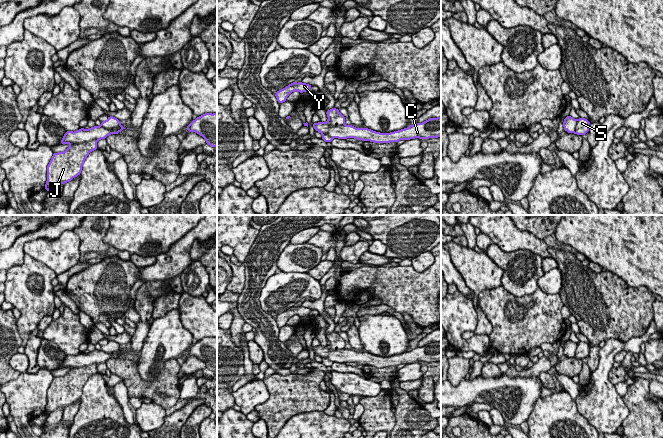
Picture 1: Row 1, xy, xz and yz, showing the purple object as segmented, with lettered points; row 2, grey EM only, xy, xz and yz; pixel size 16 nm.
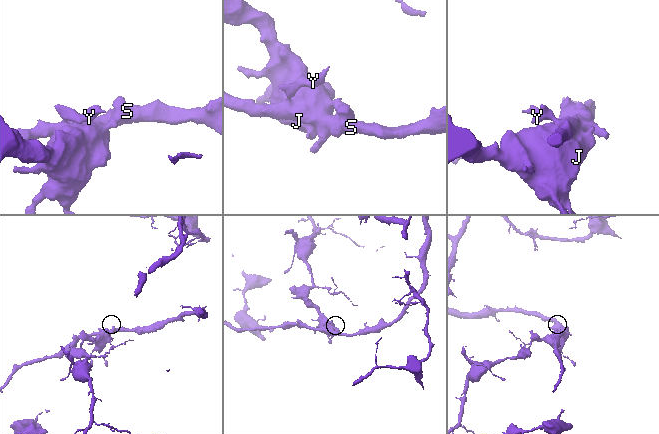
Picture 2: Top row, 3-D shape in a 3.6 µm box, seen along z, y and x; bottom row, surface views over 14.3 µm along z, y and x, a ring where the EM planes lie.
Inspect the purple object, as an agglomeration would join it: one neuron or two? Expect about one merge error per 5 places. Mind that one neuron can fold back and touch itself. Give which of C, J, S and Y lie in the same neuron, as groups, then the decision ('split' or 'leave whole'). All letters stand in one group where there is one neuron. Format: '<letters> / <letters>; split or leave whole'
C S Y / J; split

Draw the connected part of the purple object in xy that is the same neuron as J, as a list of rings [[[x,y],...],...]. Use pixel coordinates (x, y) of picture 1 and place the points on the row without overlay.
[[[97,364],[71,368],[64,376],[53,377],[47,390],[45,414],[65,408],[81,398],[83,387],[91,375],[97,374]]]

